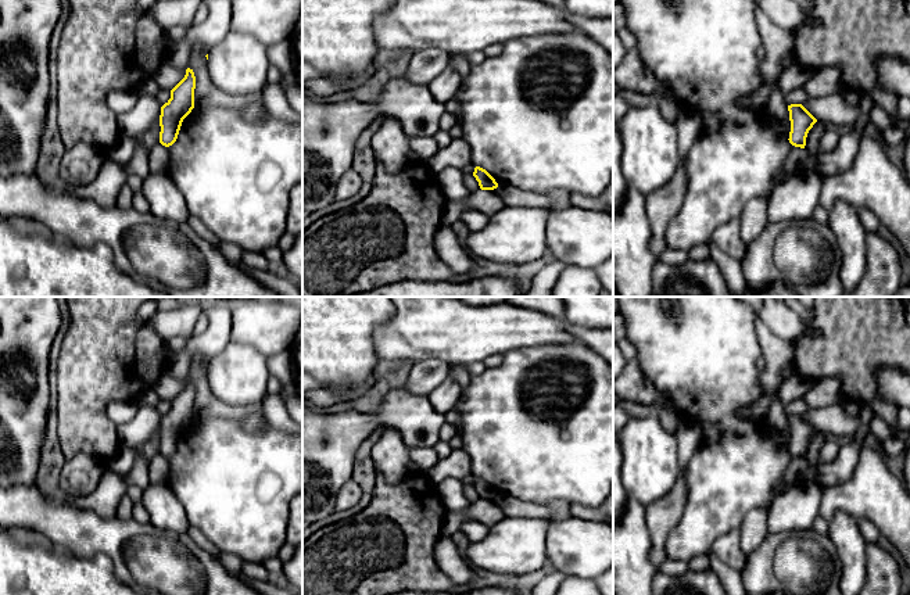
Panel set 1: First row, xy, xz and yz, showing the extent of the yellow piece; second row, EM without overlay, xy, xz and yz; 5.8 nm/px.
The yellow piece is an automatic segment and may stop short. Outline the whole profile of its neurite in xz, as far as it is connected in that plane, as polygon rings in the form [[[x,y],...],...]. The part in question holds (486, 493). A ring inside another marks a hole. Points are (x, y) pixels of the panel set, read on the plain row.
[[[480,477],[474,478],[473,487],[479,492],[481,501],[494,501],[498,498],[495,490],[486,480]]]

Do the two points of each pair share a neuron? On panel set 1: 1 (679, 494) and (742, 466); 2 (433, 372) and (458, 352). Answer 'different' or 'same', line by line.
1: different
2: different

